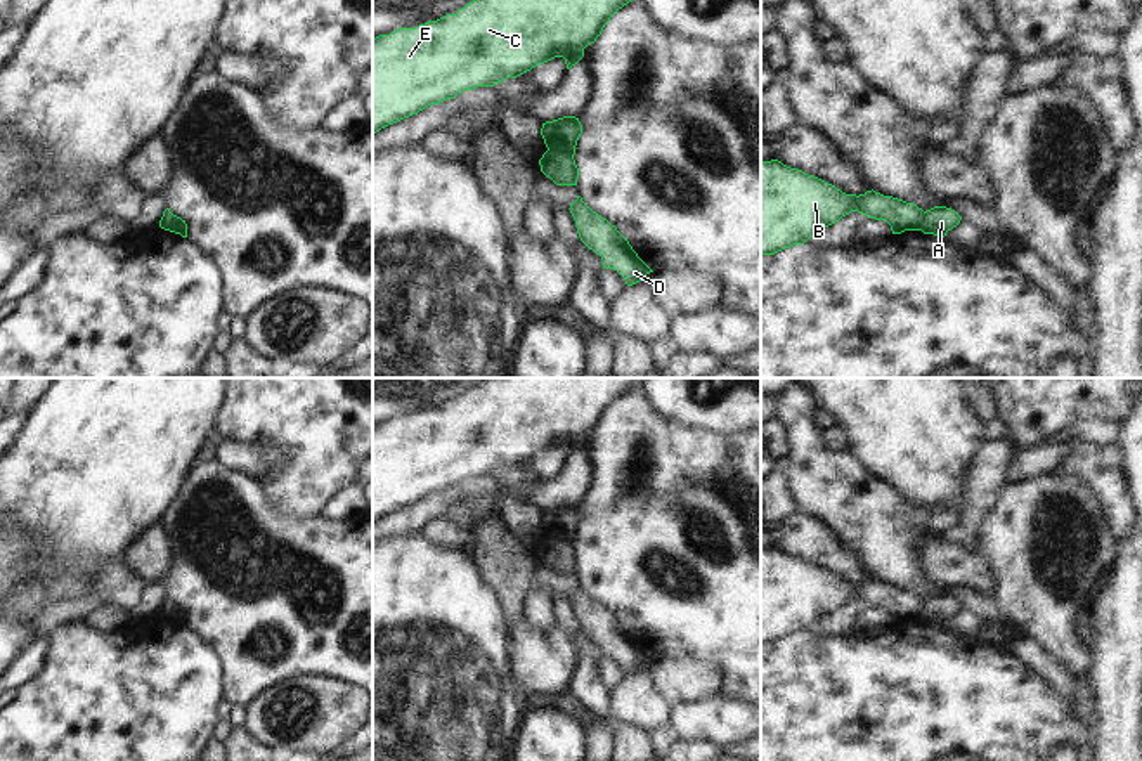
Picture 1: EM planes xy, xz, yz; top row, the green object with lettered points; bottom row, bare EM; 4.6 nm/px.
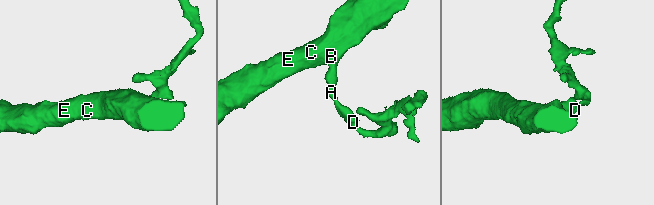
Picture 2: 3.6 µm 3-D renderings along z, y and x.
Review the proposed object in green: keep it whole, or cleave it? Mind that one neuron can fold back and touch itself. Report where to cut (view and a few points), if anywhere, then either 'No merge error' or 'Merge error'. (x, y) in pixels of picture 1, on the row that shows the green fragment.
Split along xz (548, 148), (567, 151), (572, 156). Merge error

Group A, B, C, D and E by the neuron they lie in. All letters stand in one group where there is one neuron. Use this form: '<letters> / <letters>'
A D / B C E

